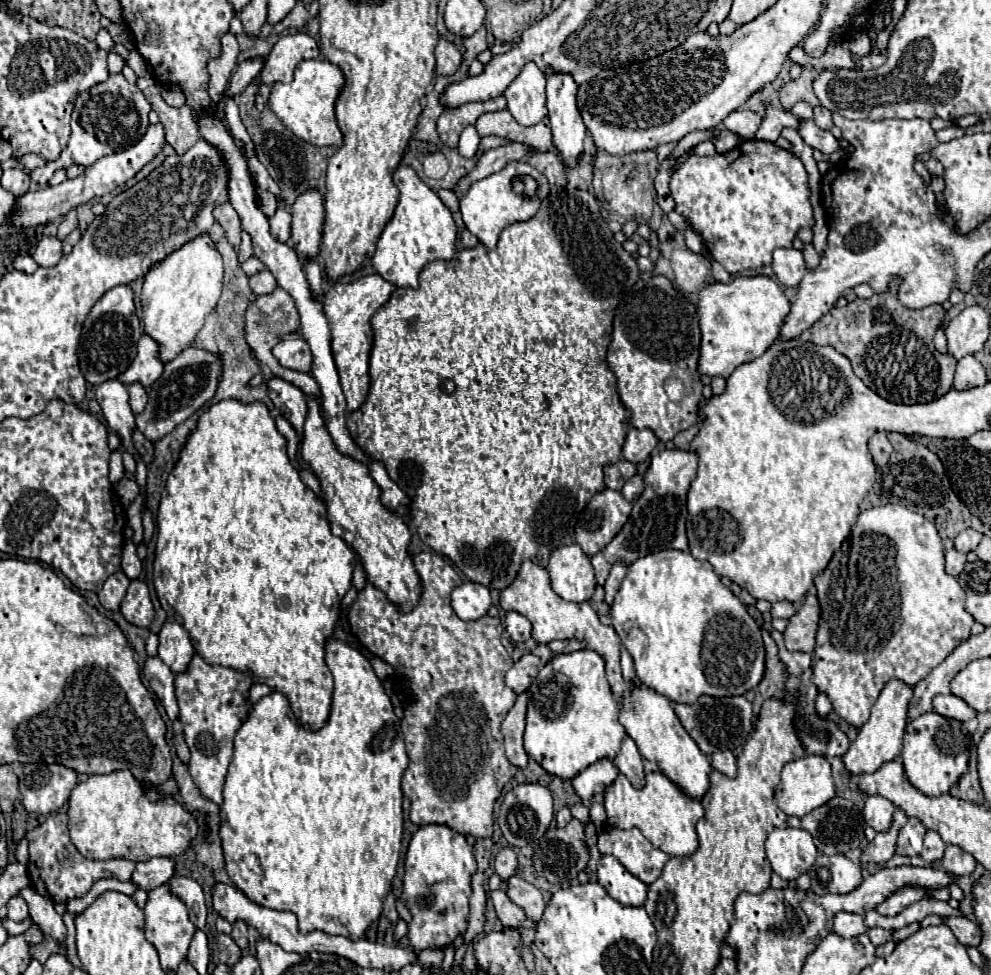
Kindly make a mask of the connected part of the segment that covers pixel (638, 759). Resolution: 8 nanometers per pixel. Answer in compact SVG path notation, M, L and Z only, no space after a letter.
M626 737L622 743L620 753L614 759L614 765L618 767L618 771L622 775L628 777L628 781L632 783L632 787L640 789L644 787L644 769L642 769L642 755L634 743L632 737Z

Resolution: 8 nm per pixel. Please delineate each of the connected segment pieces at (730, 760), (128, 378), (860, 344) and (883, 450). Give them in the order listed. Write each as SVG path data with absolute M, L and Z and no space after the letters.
M716 751L712 755L712 767L726 777L736 777L736 757L730 751Z
M142 335L138 341L138 357L132 361L128 371L120 375L118 379L122 383L134 383L140 381L144 387L152 385L164 371L164 363L160 361L160 345L150 337Z
M894 291L872 295L870 299L854 299L846 307L834 307L816 321L808 331L800 335L802 341L812 341L814 345L830 345L844 357L852 361L854 373L872 387L880 397L892 399L894 403L928 403L952 389L952 379L956 371L956 359L952 355L942 355L936 351L932 337L944 317L942 305L930 305L924 309L902 307Z
M884 431L874 433L874 437L870 439L870 453L874 457L876 467L884 469L888 465L888 459L890 459L890 453L892 453L892 445L890 445L890 441L888 441Z

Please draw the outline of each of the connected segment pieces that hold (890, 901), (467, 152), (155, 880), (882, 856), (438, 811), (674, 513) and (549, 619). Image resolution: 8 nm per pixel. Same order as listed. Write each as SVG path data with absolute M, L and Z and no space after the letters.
M904 887L900 891L896 891L894 895L890 895L884 903L880 903L876 907L876 911L880 915L898 915L902 909L906 909L910 903L920 901L922 897L926 897L928 891L924 889L916 889L916 887Z
M474 125L464 127L464 131L460 133L460 141L458 141L458 153L466 159L472 159L478 145L480 145L480 135L478 135L476 127Z
M158 857L136 863L136 869L132 873L132 883L144 891L152 891L168 883L172 875L174 875L174 861L168 857Z
M896 811L894 815L894 823L890 827L890 831L886 833L876 833L876 837L868 843L868 847L862 851L860 863L862 865L882 865L888 859L894 857L894 849L896 849L896 835L900 831L900 827L908 821L908 817L904 815L904 811Z
M418 553L414 555L414 563L424 585L418 607L404 615L386 599L380 589L366 583L350 607L350 629L362 647L384 659L410 681L410 691L404 693L404 717L400 719L406 753L410 757L410 763L402 775L402 791L410 799L410 821L414 825L446 825L456 833L472 835L476 839L492 837L494 801L518 771L512 767L512 763L508 763L502 741L498 741L502 737L500 723L516 701L516 693L504 685L504 675L514 661L510 657L508 663L508 651L500 643L504 627L498 617L486 615L478 621L462 621L452 611L450 593L462 583L462 579L444 561L444 557L436 553Z
M662 449L656 455L652 455L650 467L644 475L644 493L640 499L632 505L632 513L628 523L622 527L622 531L590 561L596 569L596 581L602 585L610 573L612 563L616 559L624 559L626 563L634 563L638 557L644 557L648 553L664 551L664 549L680 549L688 551L688 539L686 539L686 493L696 477L698 467L698 455L694 451L686 449Z
M524 561L520 573L516 575L512 587L506 587L500 593L500 603L506 611L518 611L532 623L532 639L538 643L550 643L554 639L576 639L584 641L586 649L596 651L606 661L606 679L612 687L612 693L618 703L630 695L630 685L624 681L620 671L620 639L614 627L606 627L600 623L596 611L588 603L568 603L560 599L552 587L548 571L532 561Z

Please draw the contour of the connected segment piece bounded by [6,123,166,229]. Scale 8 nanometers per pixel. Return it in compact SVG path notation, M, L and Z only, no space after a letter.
M150 125L148 133L130 149L116 153L116 155L106 155L104 159L98 159L92 167L88 167L82 175L78 175L76 179L66 179L64 183L56 185L56 187L46 187L46 189L38 189L34 193L26 193L22 197L16 199L16 205L12 209L12 213L8 215L6 223L14 225L14 227L36 227L36 225L46 225L48 221L56 221L60 217L64 217L70 209L84 205L86 201L94 199L94 197L102 197L106 193L112 193L118 185L124 185L128 179L132 179L148 161L152 161L162 145L164 145L164 127L158 125Z

